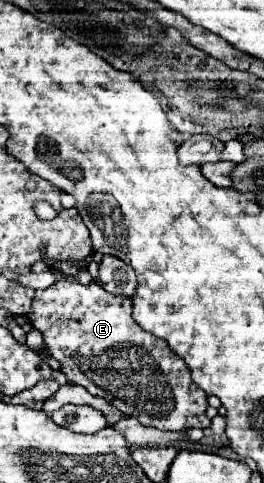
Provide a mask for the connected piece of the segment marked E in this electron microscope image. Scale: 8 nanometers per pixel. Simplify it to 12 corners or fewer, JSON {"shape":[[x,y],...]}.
{"shape":[[95,281],[27,313],[63,373],[161,431],[209,429],[189,367]]}

